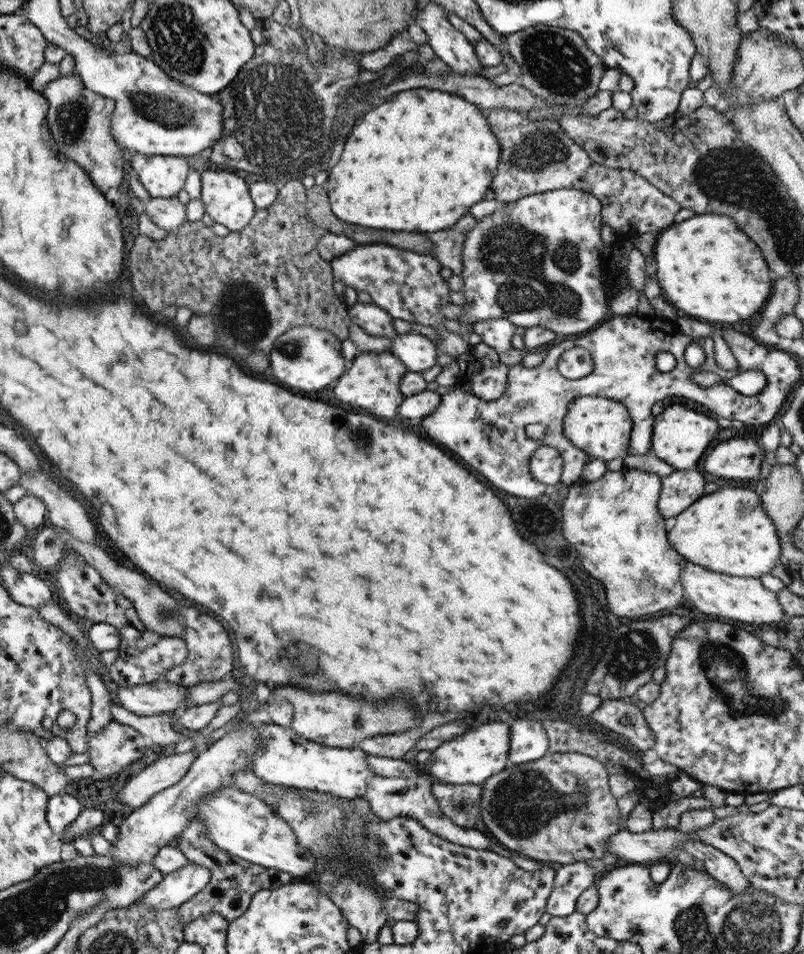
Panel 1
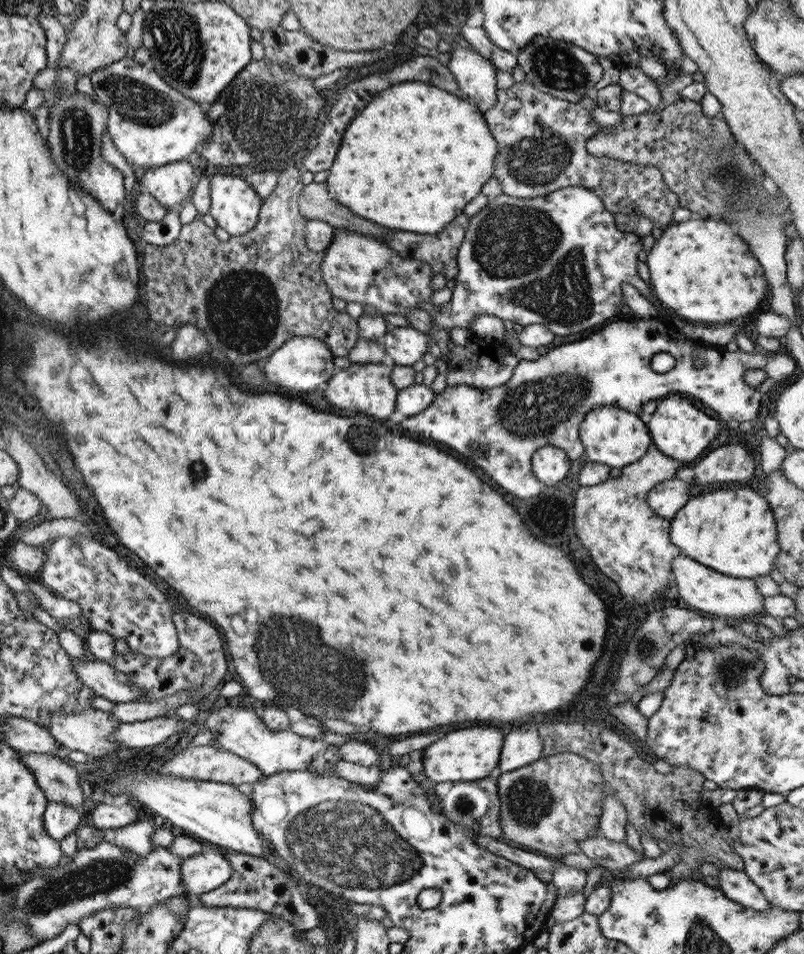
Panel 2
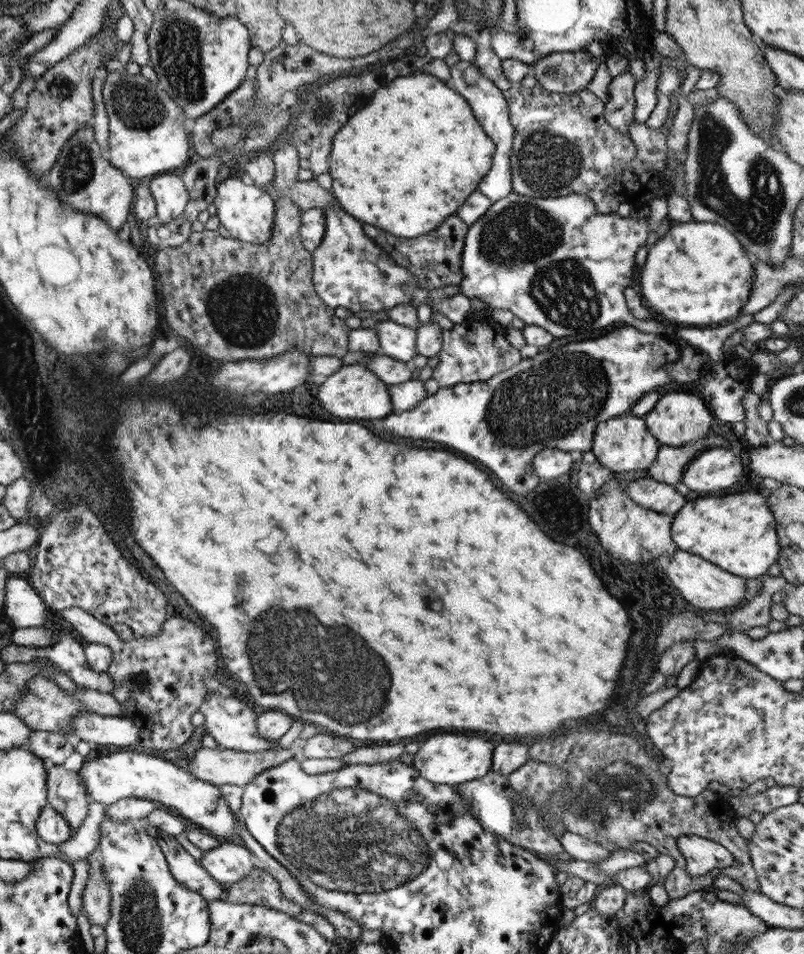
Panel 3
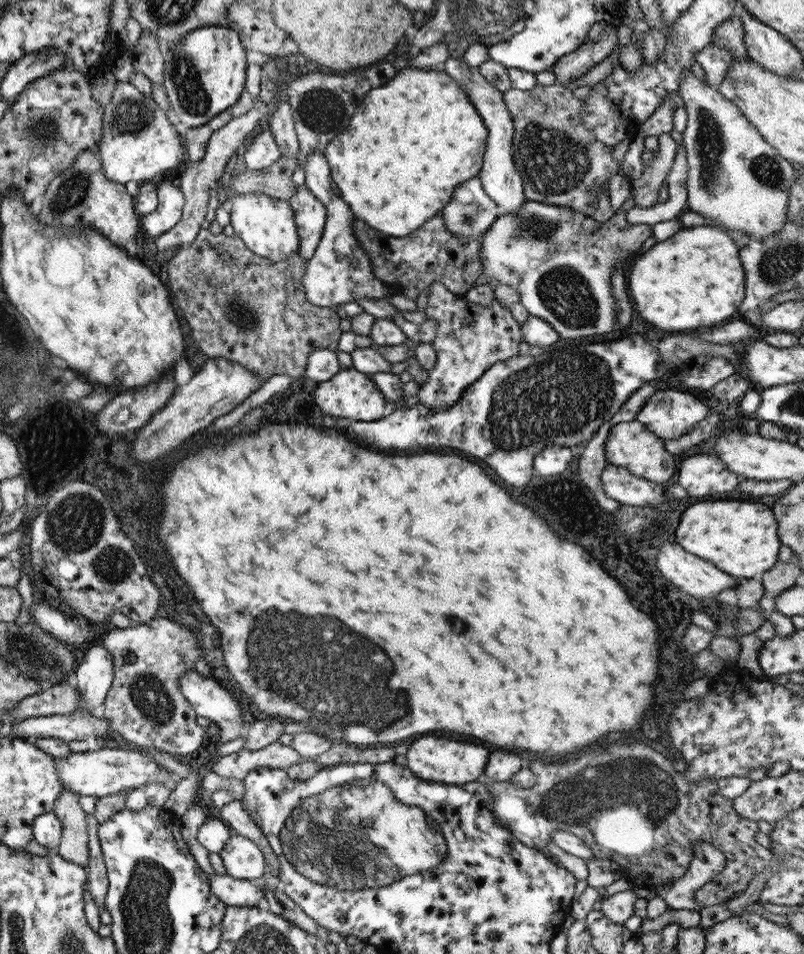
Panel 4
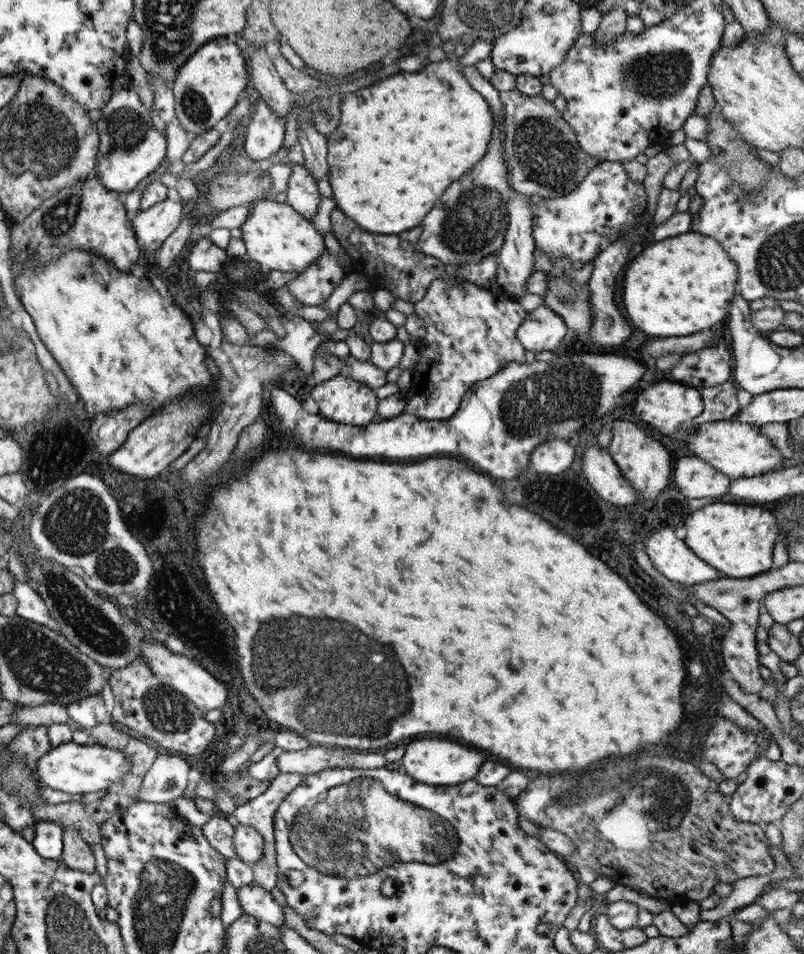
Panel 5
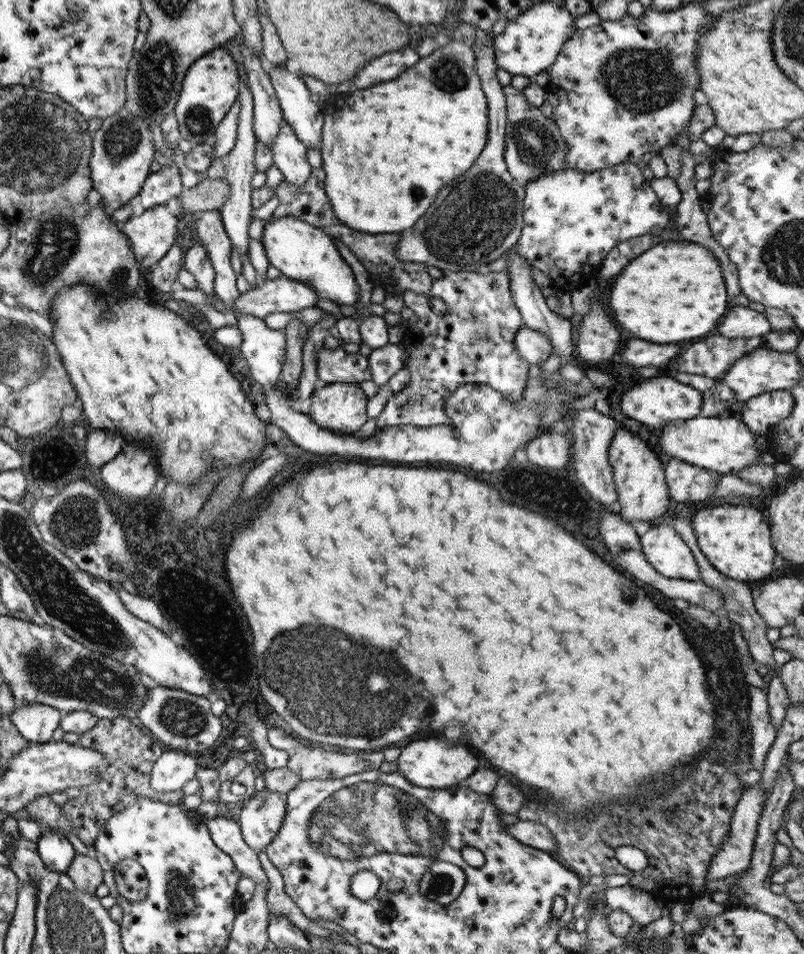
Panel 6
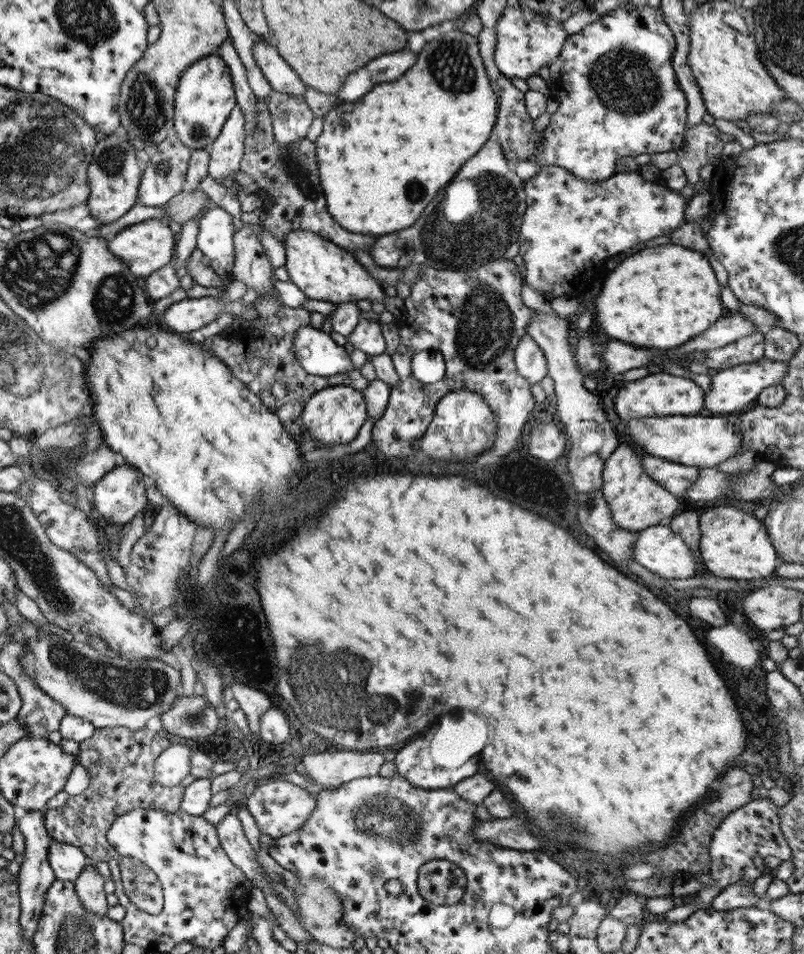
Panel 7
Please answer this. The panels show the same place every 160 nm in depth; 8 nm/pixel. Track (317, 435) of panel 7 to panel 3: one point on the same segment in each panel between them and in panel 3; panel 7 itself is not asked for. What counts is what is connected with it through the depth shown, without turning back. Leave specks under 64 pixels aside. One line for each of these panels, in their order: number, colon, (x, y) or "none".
3: (353, 392)
4: (349, 393)
5: (342, 400)
6: (341, 407)

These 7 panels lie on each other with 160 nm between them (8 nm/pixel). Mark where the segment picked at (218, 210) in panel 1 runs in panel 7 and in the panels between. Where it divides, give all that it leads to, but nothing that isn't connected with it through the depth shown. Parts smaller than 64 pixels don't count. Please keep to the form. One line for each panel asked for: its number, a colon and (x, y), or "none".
2: (234, 205)
3: (246, 211)
4: (265, 225)
5: (276, 237)
6: (301, 252)
7: (323, 271)

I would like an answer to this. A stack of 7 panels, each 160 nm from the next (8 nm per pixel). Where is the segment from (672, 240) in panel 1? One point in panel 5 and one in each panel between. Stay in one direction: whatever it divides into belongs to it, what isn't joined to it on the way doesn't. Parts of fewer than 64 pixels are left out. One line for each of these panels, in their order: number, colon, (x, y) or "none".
2: (701, 270)
3: (708, 281)
4: (695, 277)
5: (683, 283)

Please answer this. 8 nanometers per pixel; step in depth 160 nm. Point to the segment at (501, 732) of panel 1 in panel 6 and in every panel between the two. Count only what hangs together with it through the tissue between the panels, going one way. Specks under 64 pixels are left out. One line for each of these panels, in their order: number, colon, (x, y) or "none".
2: (465, 755)
3: (445, 759)
4: (435, 760)
5: (434, 762)
6: (430, 764)

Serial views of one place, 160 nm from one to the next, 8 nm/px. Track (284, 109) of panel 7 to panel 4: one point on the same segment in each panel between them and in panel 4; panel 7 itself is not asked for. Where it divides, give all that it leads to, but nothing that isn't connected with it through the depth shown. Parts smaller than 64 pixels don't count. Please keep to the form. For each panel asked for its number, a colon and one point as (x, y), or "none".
4: (309, 214)
5: (301, 195)
6: (288, 154)

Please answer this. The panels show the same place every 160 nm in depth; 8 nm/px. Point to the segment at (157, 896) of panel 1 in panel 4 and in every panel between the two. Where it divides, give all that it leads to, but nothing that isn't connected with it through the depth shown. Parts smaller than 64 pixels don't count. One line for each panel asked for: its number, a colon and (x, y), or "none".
2: (200, 873)
3: (228, 862)
4: (240, 858)

